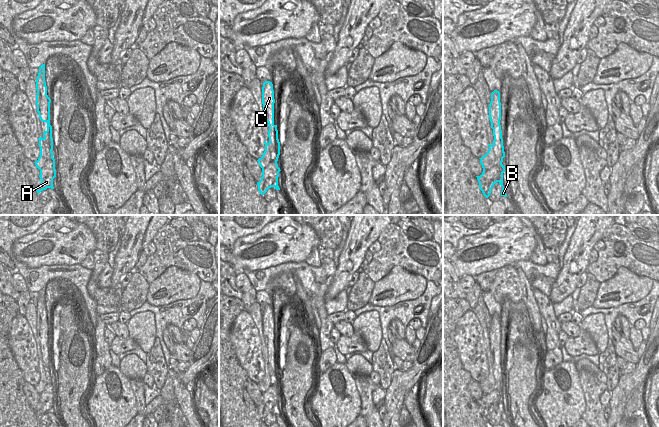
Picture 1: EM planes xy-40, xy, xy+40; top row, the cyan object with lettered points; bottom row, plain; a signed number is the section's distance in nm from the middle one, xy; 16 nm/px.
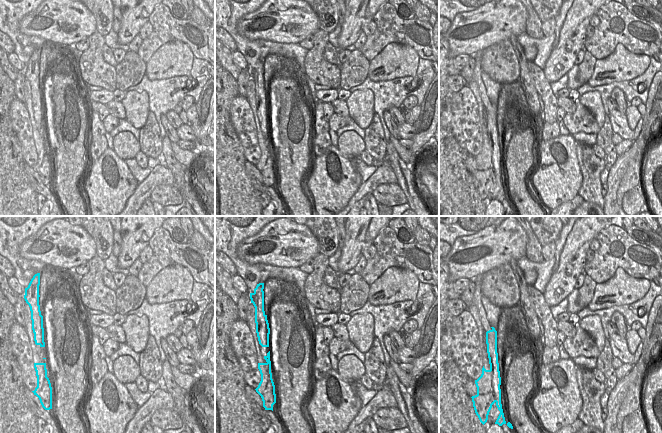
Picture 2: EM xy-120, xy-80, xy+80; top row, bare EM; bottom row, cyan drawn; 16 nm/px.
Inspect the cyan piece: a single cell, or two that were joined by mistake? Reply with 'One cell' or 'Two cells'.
Two cells.

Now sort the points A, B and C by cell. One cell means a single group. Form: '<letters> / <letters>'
A / B C

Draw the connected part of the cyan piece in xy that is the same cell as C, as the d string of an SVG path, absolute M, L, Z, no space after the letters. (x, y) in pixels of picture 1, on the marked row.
M265 81L262 87L262 104L266 122L269 125L268 137L271 152L271 161L277 163L280 155L280 142L277 125L274 124L274 90L270 81Z

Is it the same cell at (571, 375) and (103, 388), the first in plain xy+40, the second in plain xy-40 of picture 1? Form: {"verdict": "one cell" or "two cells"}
{"verdict": "one cell"}

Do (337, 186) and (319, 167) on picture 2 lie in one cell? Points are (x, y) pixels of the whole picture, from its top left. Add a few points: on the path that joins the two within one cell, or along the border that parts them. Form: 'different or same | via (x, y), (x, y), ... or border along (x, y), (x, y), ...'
same | via (332, 181), (324, 172)

